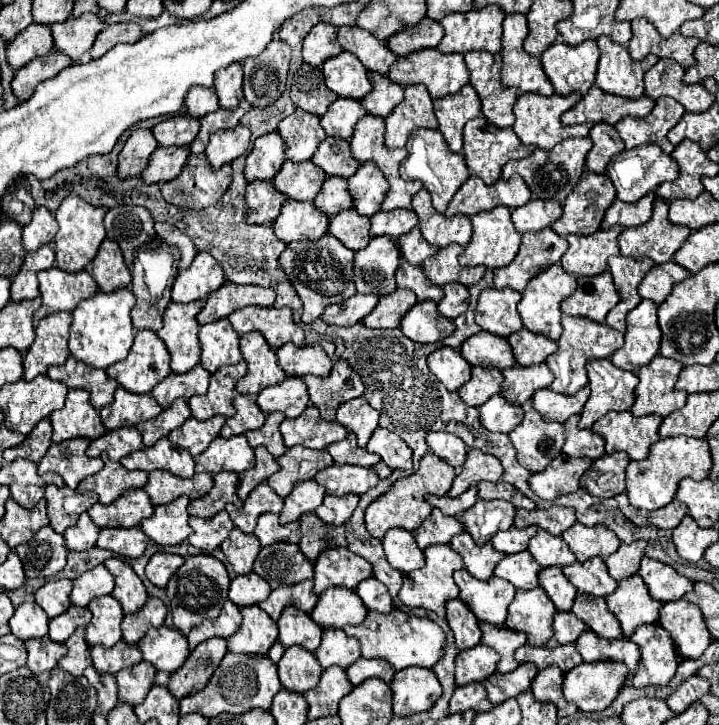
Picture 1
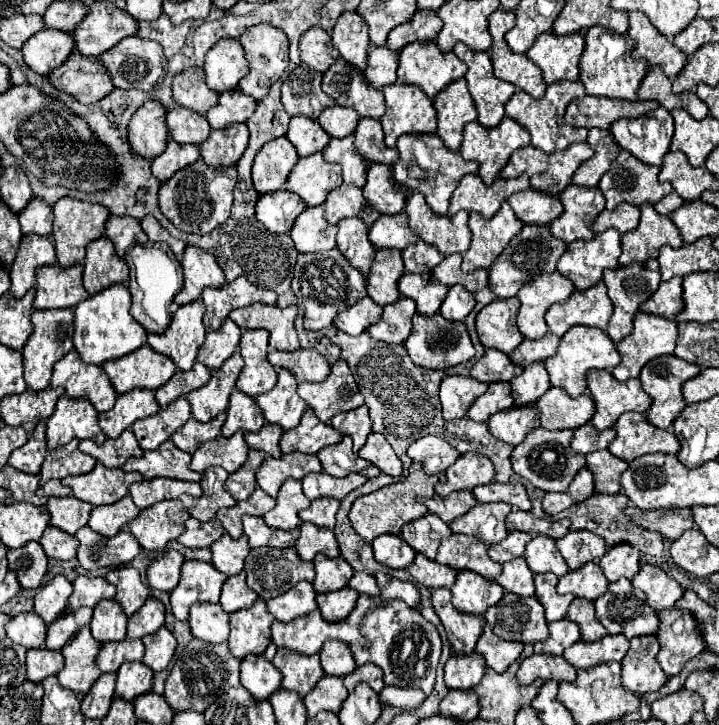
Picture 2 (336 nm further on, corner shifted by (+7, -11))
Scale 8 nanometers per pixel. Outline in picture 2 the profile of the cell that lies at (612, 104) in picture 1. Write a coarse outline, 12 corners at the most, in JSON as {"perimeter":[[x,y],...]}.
{"perimeter":[[575,98],[565,122],[575,128],[609,128],[639,118],[657,102]]}

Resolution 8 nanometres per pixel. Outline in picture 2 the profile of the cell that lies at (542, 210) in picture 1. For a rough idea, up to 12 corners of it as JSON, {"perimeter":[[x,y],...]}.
{"perimeter":[[535,188],[507,202],[523,224],[551,224],[563,214],[559,196]]}

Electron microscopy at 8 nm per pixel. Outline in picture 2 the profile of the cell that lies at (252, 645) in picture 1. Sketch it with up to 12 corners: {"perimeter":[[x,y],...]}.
{"perimeter":[[257,598],[233,612],[229,652],[263,654],[275,618]]}

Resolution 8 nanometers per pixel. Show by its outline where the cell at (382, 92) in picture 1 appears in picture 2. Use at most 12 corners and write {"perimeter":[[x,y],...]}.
{"perimeter":[[369,44],[365,78],[395,84],[399,54]]}

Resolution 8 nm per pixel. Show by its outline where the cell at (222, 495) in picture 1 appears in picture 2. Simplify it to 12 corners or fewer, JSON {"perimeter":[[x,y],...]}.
{"perimeter":[[219,466],[203,474],[203,496],[181,496],[199,522],[215,518],[237,502],[225,492],[227,472]]}

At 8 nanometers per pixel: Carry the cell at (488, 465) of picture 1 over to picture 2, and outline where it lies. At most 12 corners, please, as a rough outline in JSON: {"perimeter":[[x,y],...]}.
{"perimeter":[[477,452],[461,454],[447,468],[447,482],[435,492],[445,498],[455,490],[489,484],[495,468]]}

